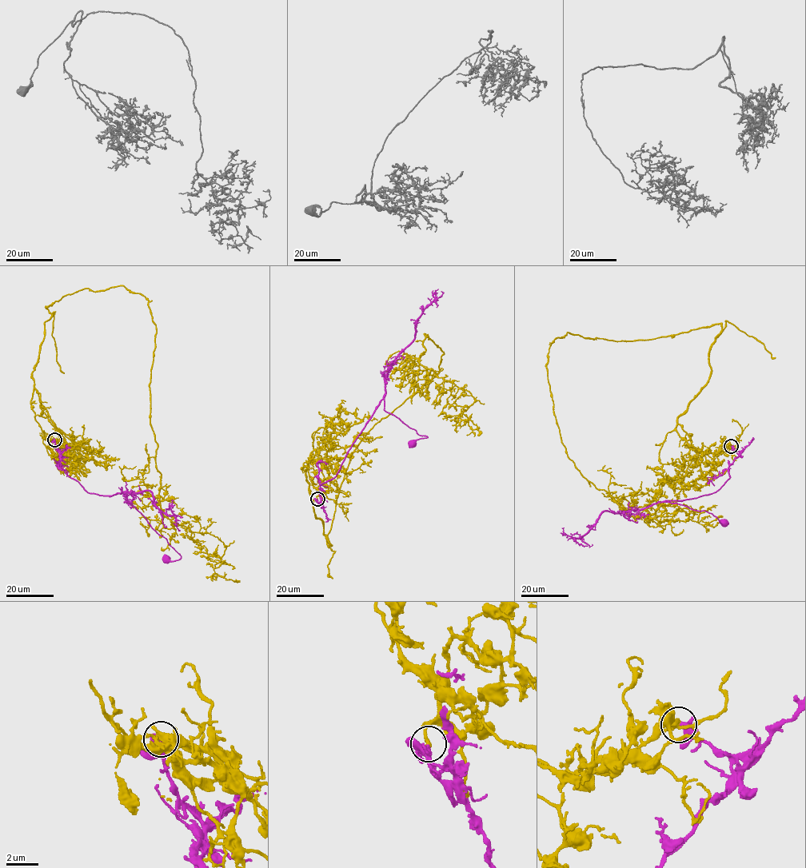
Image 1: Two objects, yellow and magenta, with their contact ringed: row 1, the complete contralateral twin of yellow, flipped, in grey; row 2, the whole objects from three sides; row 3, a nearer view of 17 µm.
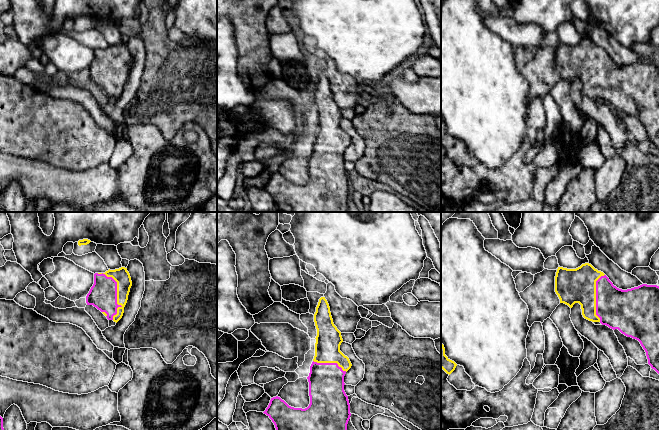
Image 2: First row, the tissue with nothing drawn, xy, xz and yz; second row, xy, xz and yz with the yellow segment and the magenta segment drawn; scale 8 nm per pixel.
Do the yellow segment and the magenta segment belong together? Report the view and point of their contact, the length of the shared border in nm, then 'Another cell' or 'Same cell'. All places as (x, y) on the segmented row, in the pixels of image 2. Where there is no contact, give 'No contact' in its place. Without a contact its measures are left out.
Touches yellow at xy (117, 291). Shared border 400 nm. Another cell

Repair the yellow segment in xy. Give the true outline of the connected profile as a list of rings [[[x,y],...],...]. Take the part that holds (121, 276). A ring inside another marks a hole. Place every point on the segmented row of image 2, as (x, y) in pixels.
[[[121,267],[115,270],[108,270],[105,274],[107,277],[112,277],[117,282],[117,314],[113,316],[113,321],[118,322],[124,313],[124,307],[128,300],[128,295],[130,288],[132,286],[132,281],[127,268]]]

